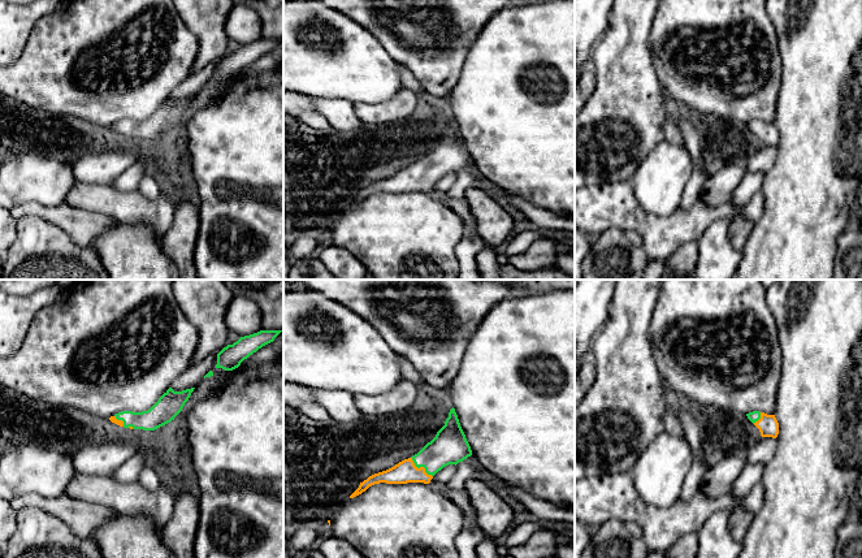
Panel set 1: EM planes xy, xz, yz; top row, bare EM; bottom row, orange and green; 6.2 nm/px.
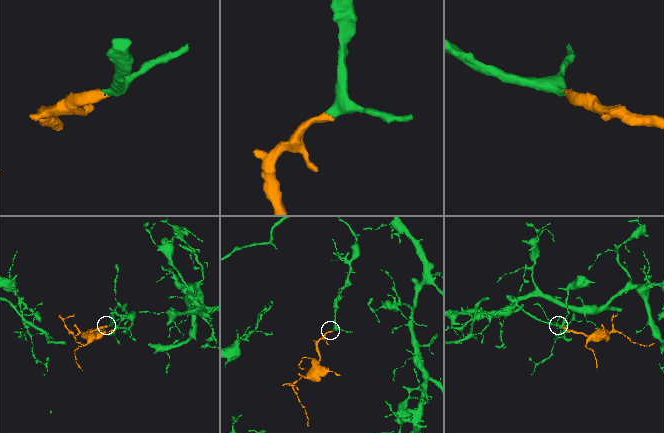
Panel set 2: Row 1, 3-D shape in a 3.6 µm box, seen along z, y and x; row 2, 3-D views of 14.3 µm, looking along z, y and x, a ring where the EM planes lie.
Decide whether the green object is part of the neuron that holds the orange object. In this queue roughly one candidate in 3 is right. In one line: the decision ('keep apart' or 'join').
join

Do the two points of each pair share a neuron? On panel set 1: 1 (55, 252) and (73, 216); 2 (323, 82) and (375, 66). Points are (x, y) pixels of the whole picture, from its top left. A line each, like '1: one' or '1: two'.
1: two
2: one

